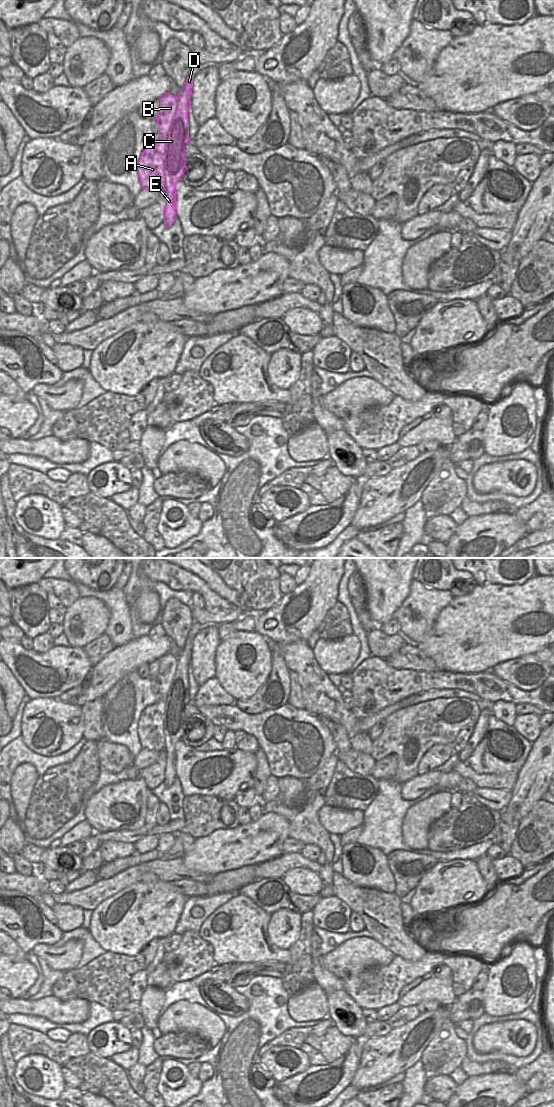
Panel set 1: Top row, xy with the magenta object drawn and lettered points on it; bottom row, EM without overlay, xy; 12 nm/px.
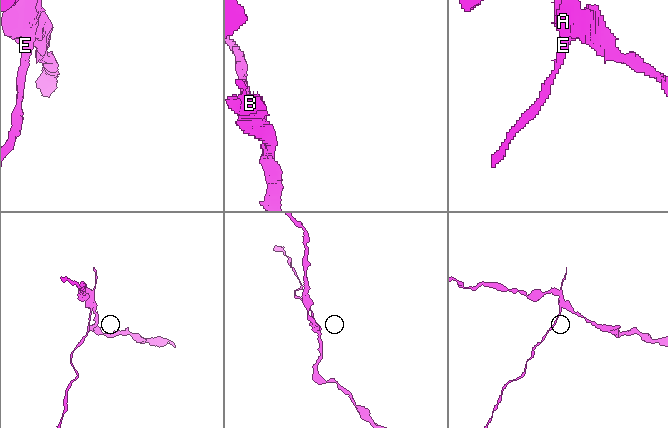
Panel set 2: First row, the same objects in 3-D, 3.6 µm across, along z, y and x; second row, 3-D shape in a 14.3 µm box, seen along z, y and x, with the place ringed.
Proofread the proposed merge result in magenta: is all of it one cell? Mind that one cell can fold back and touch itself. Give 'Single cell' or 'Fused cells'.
Fused cells

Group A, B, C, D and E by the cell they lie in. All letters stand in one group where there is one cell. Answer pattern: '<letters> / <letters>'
A B C / D E

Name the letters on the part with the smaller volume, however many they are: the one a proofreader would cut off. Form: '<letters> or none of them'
D, E

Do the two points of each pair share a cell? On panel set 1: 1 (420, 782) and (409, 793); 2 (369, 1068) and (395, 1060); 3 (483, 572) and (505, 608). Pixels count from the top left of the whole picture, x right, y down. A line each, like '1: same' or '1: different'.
1: same
2: same
3: different

